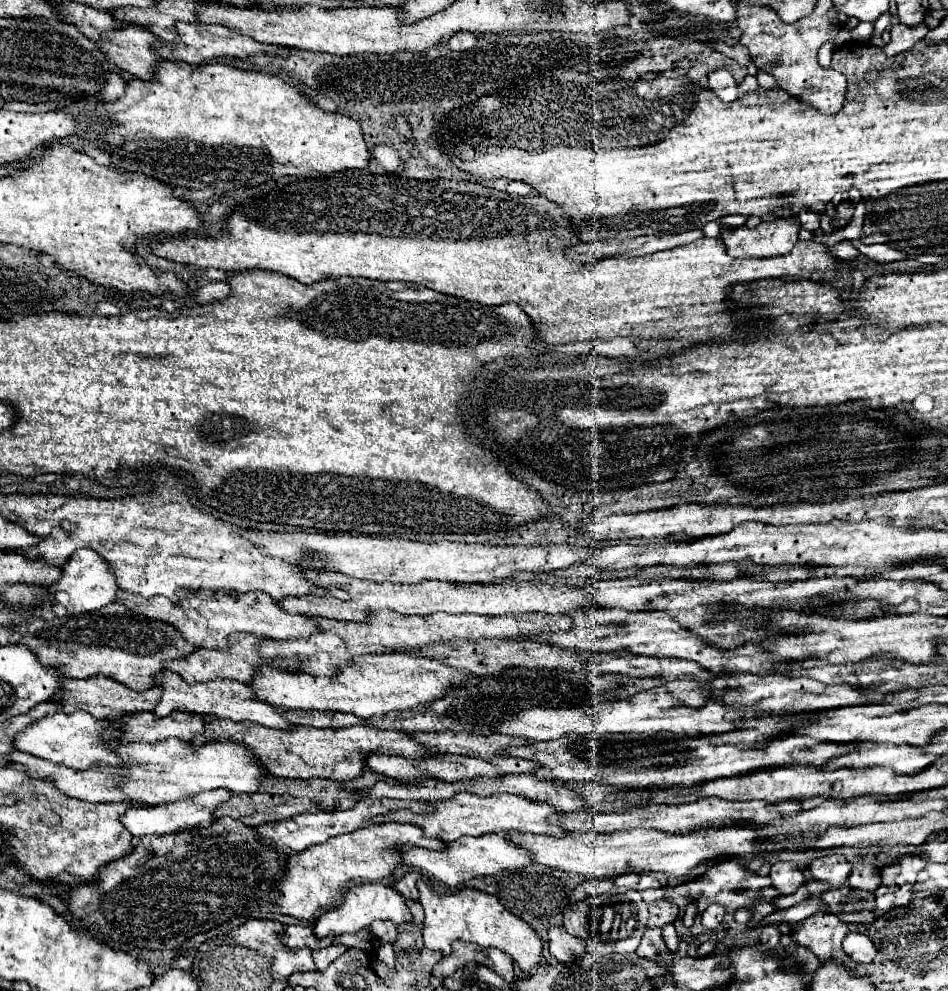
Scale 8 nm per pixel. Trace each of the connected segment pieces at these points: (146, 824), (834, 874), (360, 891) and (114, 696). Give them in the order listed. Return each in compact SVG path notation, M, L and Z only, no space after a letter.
M214 789L214 791L206 791L202 795L196 795L194 799L182 799L178 803L166 803L166 805L158 805L158 807L146 807L146 809L130 809L126 811L126 815L122 817L122 823L128 827L128 831L134 837L144 837L144 835L166 835L166 833L174 833L174 831L184 831L184 829L194 829L194 827L208 827L210 823L214 823L216 817L216 809L230 801L236 793L230 789Z
M826 855L820 859L814 859L808 865L808 873L814 881L826 883L826 885L840 885L850 875L850 863L842 855Z
M362 883L362 885L354 885L346 895L344 895L344 901L342 905L326 911L322 915L322 919L316 921L314 925L314 935L318 939L326 937L326 935L340 935L340 933L356 933L360 929L366 929L370 927L372 921L376 919L388 919L388 921L394 921L396 925L400 923L406 923L406 921L412 921L412 915L410 915L410 909L406 907L404 903L404 897L394 891L392 887L388 885L382 885L382 883Z
M94 675L90 679L66 679L66 683L62 683L62 695L54 695L54 699L58 699L58 703L62 703L62 709L66 713L74 713L74 711L88 711L90 715L94 715L96 719L124 719L128 715L140 713L140 711L154 711L154 707L158 705L160 697L162 697L162 687L152 687L150 691L144 693L134 693L128 691L128 687L122 687L122 683L106 677L106 675Z

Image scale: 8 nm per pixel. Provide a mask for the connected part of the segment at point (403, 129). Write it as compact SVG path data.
M404 113L396 115L396 117L394 117L394 123L396 123L396 131L398 131L400 135L404 135L404 137L406 137L406 141L412 141L412 139L414 139L414 137L412 137L412 129L410 129L408 119L406 119L406 115L404 115Z

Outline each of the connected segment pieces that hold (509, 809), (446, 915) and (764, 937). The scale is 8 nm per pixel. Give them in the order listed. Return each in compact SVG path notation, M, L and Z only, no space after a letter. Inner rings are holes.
M456 795L448 801L436 801L438 811L434 815L414 815L410 811L394 811L394 815L382 815L380 823L414 823L424 829L426 837L442 837L446 843L452 843L454 839L460 839L464 835L480 837L488 833L534 833L534 835L568 835L566 829L560 825L554 825L548 821L552 815L564 815L560 809L548 805L548 803L536 803L530 799L522 799L518 795L492 795L492 797L478 797L478 795Z
M418 881L418 891L420 891L420 905L424 909L422 935L424 935L424 945L428 949L436 949L442 951L444 955L450 955L452 943L456 939L462 939L476 943L480 947L498 947L500 951L512 955L512 959L526 973L540 961L542 939L528 923L506 911L494 895L470 887L464 887L456 893L438 893L432 887L428 887L424 881Z
M766 925L762 927L762 935L760 935L760 943L764 945L764 949L774 949L780 943L780 929L778 925Z

